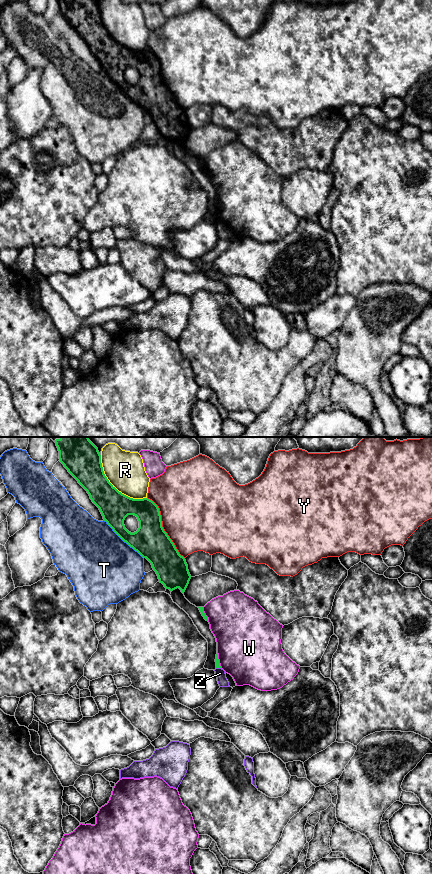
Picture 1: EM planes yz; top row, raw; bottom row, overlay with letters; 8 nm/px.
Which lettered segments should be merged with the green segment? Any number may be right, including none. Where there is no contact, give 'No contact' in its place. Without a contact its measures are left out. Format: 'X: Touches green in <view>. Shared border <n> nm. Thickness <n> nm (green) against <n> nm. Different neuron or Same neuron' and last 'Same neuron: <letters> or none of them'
R: Touches green in yz. Shared border 500 nm. Thickness 240 nm (green) against 320 nm. Different neuron
T: Touches green in yz. Shared border 440 nm. Thickness 280 nm (green) against 500 nm. Different neuron
W: Touches green in yz. Shared border 130 nm. Thickness 30 nm (green) against 480 nm. Different neuron
Y: Touches green in yz. Shared border 600 nm. Thickness 280 nm (green) against 480 nm. Different neuron
Z: Touches green in yz. Shared border 40 nm. Thickness 30 nm (green) against 80 nm. Different neuron
Same neuron: none of them

